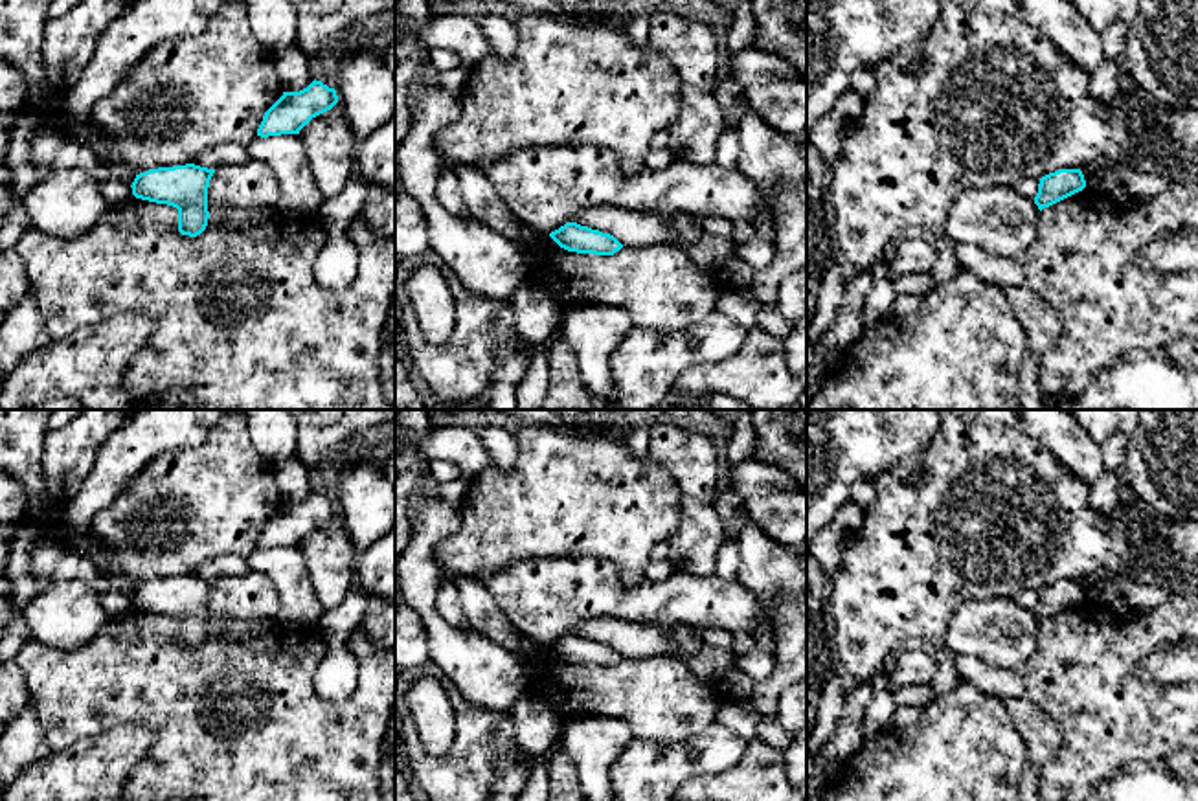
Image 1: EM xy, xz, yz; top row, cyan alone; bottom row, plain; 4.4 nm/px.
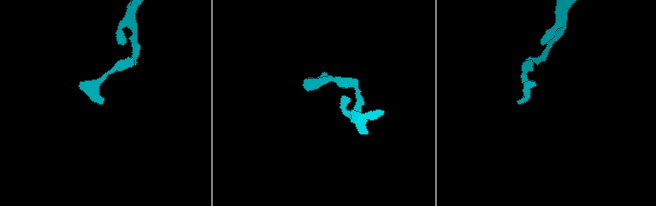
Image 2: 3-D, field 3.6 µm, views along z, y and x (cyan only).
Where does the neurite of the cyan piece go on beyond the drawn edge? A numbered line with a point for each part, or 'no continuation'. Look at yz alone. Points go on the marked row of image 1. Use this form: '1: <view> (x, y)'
no continuation

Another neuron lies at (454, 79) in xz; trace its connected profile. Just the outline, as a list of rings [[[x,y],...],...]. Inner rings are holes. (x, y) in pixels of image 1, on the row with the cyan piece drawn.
[[[461,66],[461,68],[450,68],[450,70],[432,73],[432,81],[441,88],[459,94],[469,75],[470,75],[470,70],[467,66]]]

